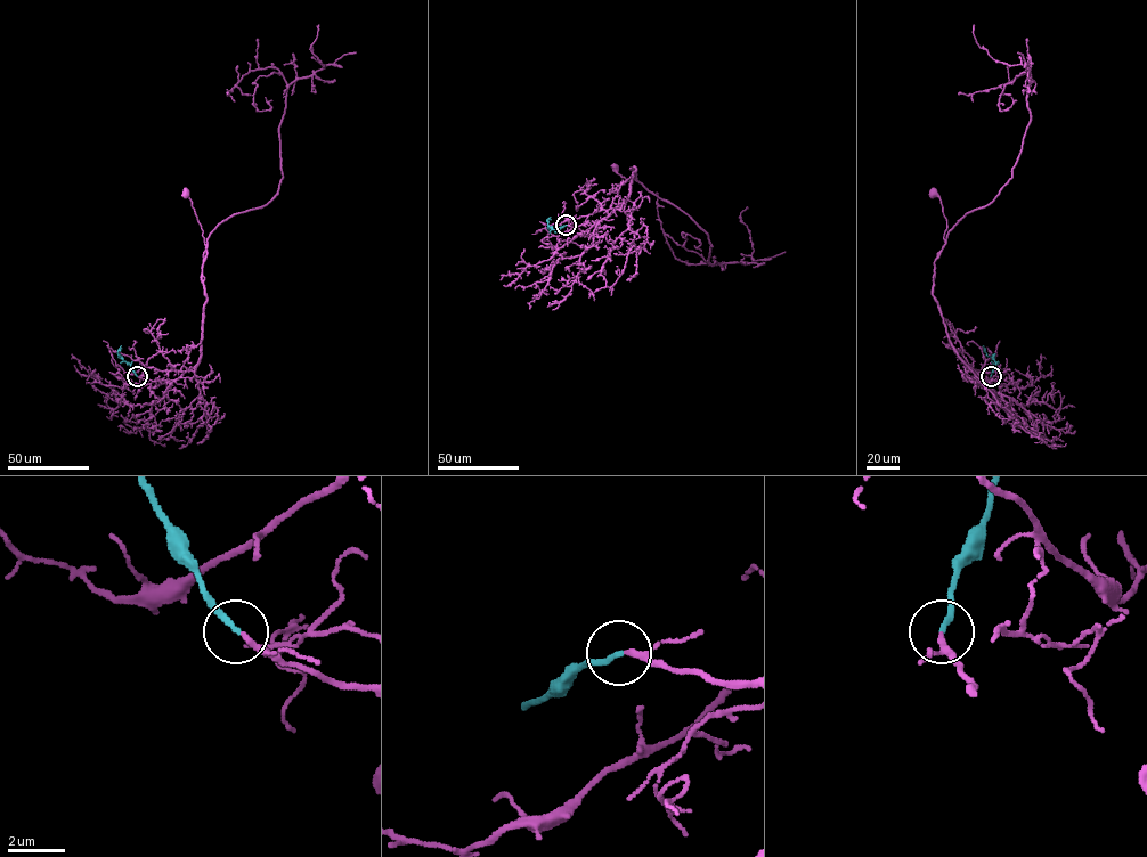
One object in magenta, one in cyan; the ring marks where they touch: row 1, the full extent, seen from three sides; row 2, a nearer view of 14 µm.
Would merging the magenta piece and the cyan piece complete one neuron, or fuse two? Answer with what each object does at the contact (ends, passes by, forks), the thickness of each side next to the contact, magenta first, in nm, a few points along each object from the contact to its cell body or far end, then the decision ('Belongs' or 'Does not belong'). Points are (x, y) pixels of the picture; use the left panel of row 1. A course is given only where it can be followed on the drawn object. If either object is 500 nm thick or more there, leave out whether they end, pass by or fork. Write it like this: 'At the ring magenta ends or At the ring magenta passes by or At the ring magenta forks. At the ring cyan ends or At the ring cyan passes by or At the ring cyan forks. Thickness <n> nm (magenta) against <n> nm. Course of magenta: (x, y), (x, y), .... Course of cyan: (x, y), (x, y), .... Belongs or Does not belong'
At the ring magenta passes by. At the ring cyan ends. Thickness 150 nm (magenta) against 200 nm. Course of magenta: (137, 376), (175, 381), (200, 356), (206, 246), (185, 194). Course of cyan: (137, 376), (129, 364), (119, 357), (121, 345). Belongs

